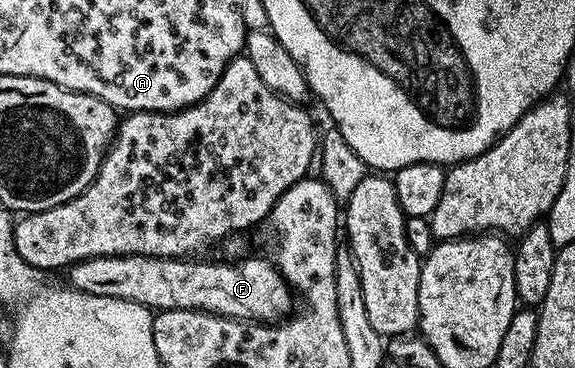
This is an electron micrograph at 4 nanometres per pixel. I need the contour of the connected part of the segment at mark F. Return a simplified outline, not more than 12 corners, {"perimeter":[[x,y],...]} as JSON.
{"perimeter":[[93,257],[69,288],[277,323],[296,305],[277,264]]}

